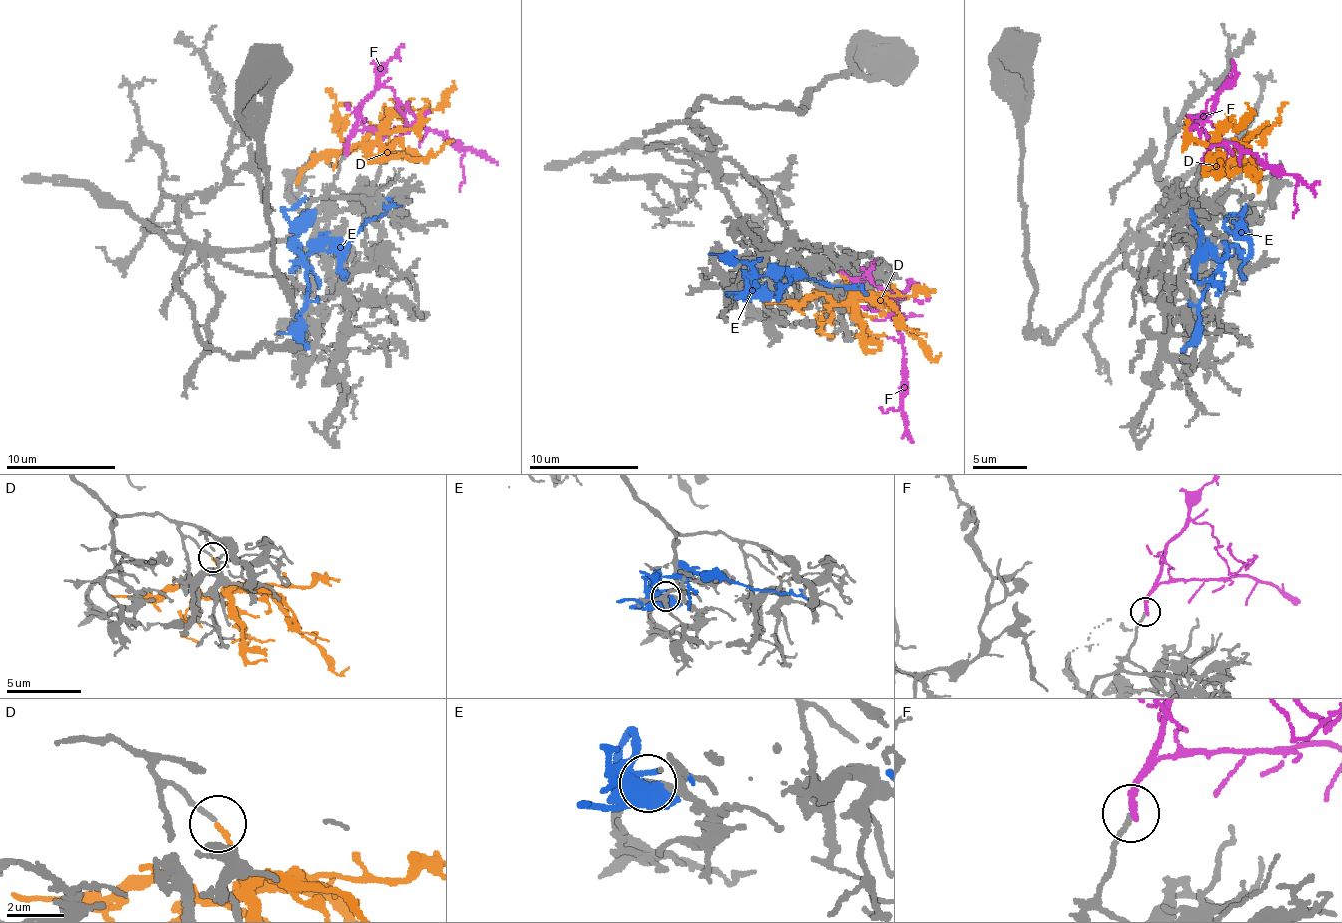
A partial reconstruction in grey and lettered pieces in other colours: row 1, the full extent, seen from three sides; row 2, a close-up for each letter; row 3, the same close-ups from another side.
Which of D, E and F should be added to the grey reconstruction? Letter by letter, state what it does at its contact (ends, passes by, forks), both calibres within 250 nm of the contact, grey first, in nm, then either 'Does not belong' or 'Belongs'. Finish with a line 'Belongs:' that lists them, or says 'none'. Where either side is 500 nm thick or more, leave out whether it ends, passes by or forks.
D: It ends there. Thickness 150 nm (grey) against 150 nm. Belongs
E: It ends there. Thickness 240 nm (grey) against 280 nm. Does not belong
F: It ends there. Thickness 160 nm (grey) against 240 nm. Does not belong
Belongs: D

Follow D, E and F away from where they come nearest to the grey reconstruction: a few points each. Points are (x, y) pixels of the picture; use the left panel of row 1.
D: (346, 150), (372, 141), (379, 127), (393, 116), (438, 106), (452, 89), (452, 81)
E: (297, 204), (283, 210), (299, 226), (292, 244), (309, 255), (326, 240), (348, 240), (385, 211), (385, 197)
F: (345, 153), (348, 139), (359, 130), (408, 129), (421, 125), (462, 148), (465, 183), (460, 191)

